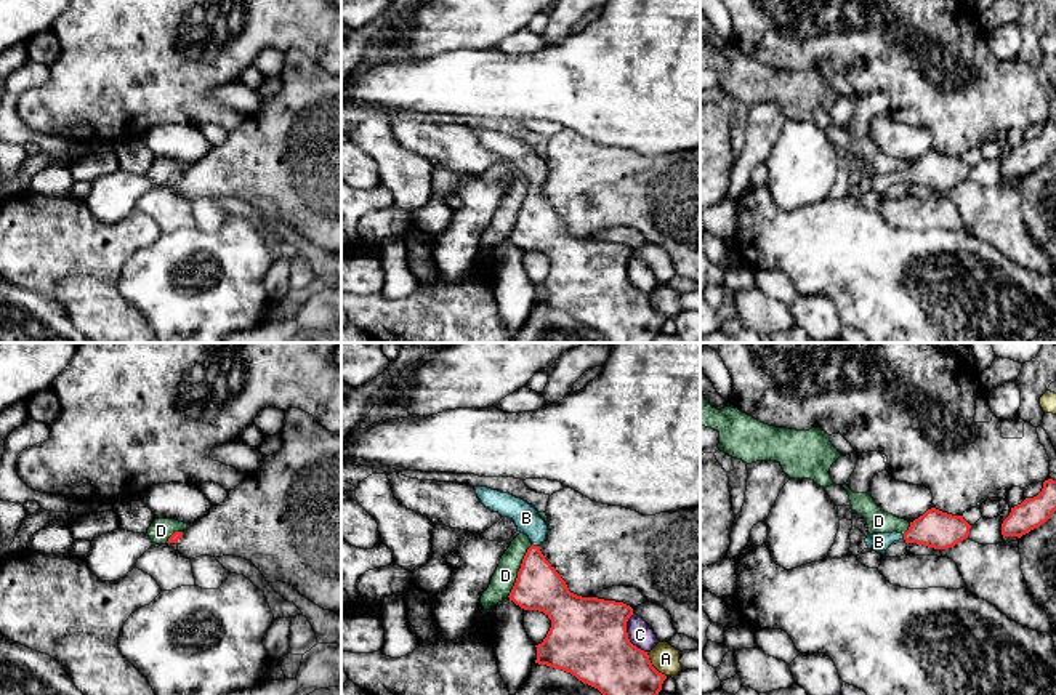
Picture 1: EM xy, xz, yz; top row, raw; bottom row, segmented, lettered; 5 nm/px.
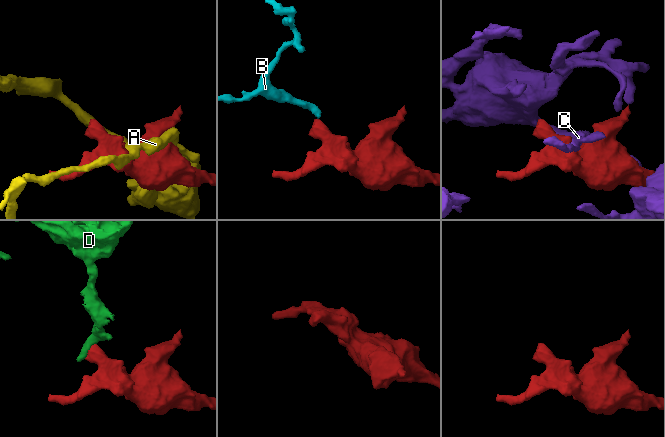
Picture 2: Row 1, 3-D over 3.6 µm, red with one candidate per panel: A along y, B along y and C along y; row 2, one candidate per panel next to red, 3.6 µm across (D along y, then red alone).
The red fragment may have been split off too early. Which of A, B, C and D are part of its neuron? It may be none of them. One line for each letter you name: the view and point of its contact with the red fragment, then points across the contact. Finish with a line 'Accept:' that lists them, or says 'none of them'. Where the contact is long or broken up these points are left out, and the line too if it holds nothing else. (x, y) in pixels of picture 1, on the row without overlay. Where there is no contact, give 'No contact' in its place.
B: Touches red at xz (536, 188). Path across: xz (539, 228), (536, 220), (536, 188), (536, 170), (526, 159)
Accept: B

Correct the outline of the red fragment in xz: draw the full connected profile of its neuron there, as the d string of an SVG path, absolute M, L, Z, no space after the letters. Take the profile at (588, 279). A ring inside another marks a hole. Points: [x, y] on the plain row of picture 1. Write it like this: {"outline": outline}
{"outline": "M474 128L474 131L486 149L502 159L513 160L518 173L532 183L508 239L521 250L543 253L551 261L546 279L535 287L535 304L570 314L583 325L598 330L607 343L654 343L667 317L652 307L647 293L630 283L627 263L633 256L633 250L623 243L582 239L570 234L566 223L540 192L540 186L548 176L548 167L538 152L510 135L487 128Z"}

